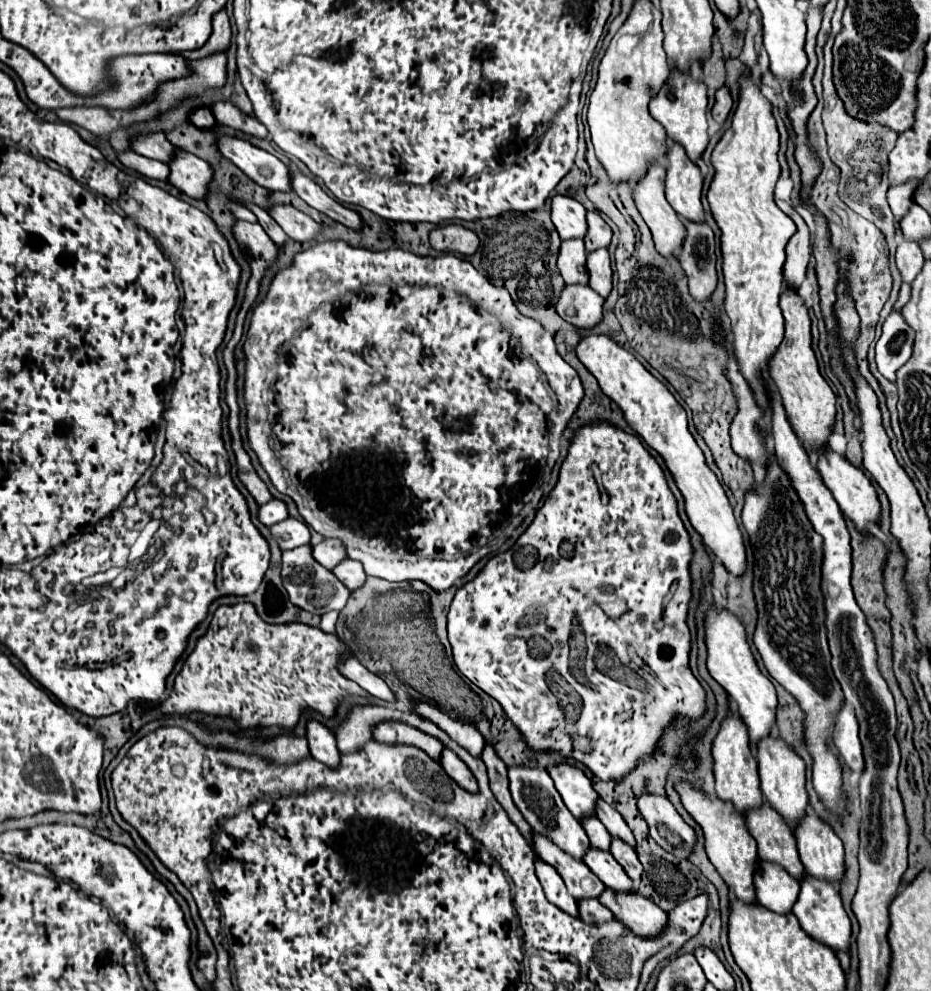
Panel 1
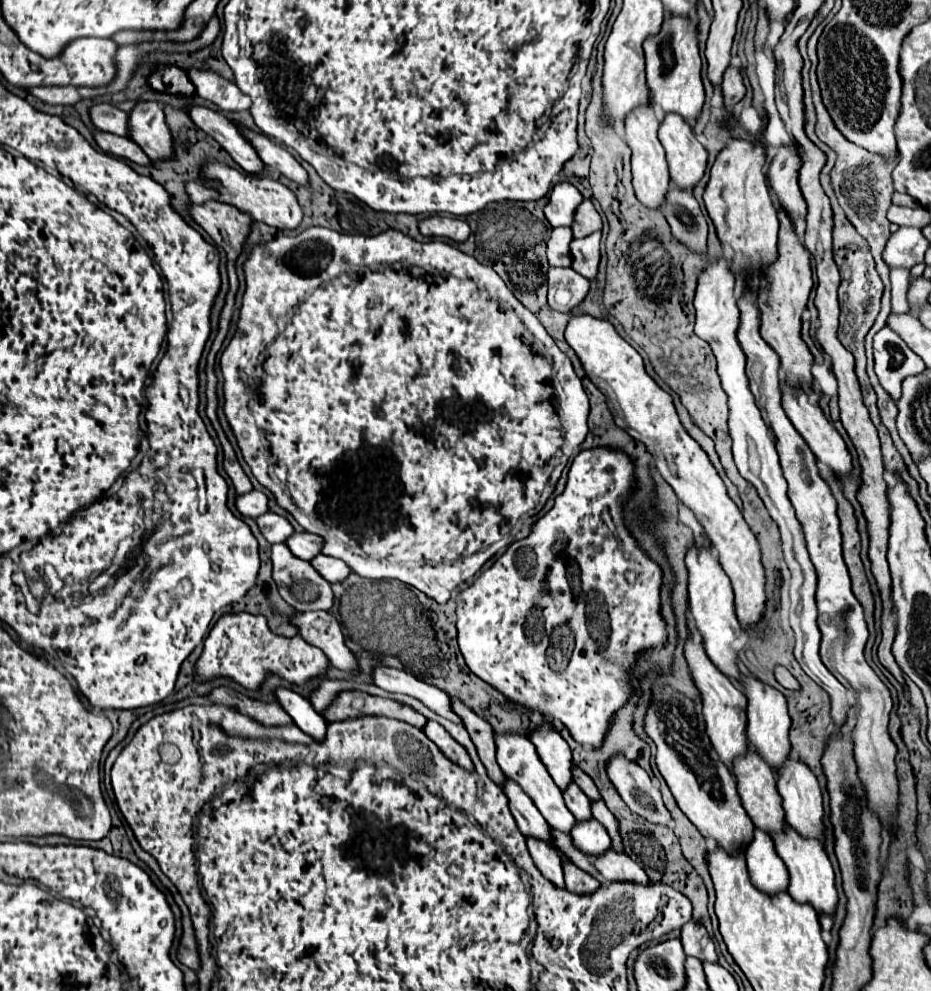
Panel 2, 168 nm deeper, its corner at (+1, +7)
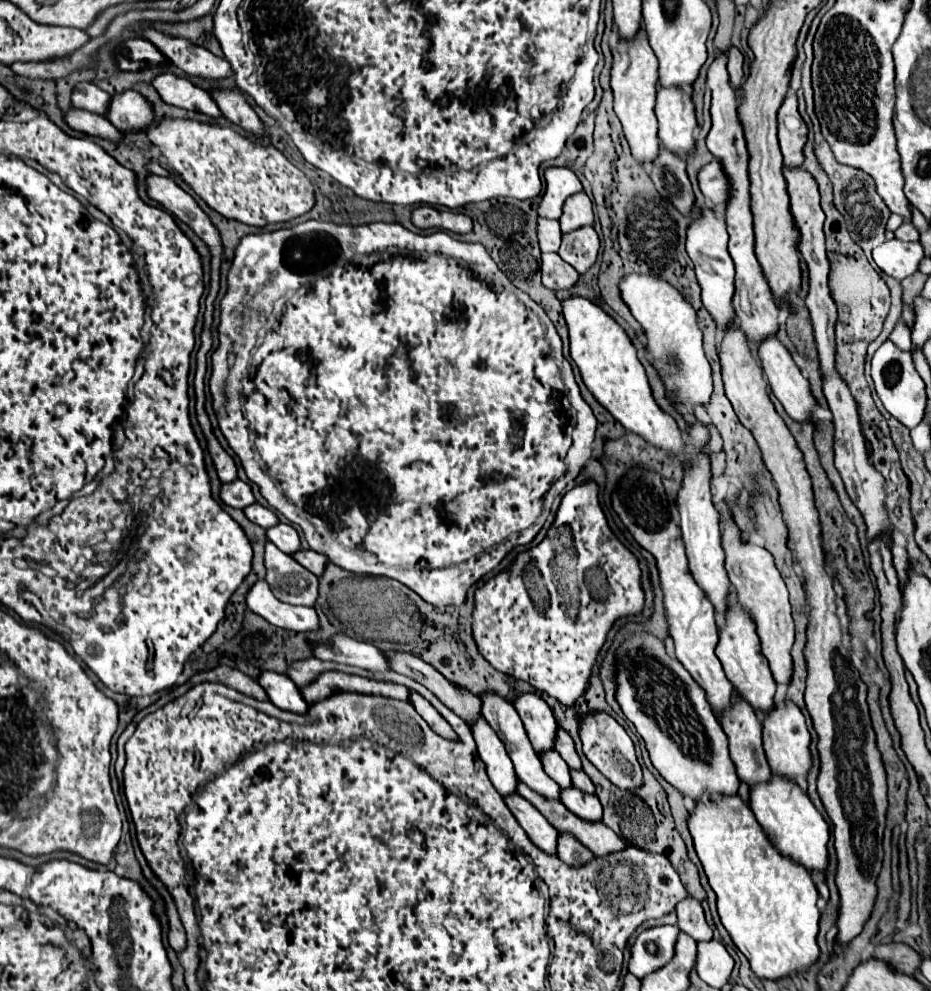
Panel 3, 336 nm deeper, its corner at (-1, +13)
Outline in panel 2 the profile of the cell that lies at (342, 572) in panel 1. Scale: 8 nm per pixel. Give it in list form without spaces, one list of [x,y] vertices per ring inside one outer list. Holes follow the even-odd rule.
[[[316,554],[310,564],[314,566],[314,570],[324,576],[324,580],[328,580],[330,584],[332,582],[342,582],[352,570],[342,562],[342,560],[336,560],[332,556],[324,556],[324,554]]]

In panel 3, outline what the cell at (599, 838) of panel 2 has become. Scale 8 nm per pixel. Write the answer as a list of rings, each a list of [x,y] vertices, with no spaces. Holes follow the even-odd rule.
[[[570,788],[570,792],[562,792],[562,804],[586,822],[602,822],[602,806],[596,796],[586,796],[578,788]]]

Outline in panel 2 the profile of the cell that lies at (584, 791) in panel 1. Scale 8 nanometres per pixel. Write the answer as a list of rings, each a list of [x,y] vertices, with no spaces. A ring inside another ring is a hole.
[[[542,722],[540,730],[532,730],[528,738],[536,746],[540,760],[544,762],[556,786],[564,790],[572,782],[572,754],[566,740],[554,730],[550,722]]]

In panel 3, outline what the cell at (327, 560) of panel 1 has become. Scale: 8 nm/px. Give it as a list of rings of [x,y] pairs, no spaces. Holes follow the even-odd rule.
[[[278,524],[274,528],[268,528],[266,536],[270,542],[274,542],[286,554],[296,554],[302,548],[300,536],[290,524]]]

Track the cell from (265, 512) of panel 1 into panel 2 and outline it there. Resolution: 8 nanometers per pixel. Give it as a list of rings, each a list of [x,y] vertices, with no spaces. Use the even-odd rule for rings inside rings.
[[[250,490],[248,494],[238,494],[236,496],[236,508],[242,516],[258,518],[260,514],[268,512],[266,504],[268,504],[268,498],[258,490]]]

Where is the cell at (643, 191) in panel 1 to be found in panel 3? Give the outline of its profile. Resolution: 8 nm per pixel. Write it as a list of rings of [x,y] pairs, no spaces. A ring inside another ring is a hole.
[[[640,30],[632,42],[616,44],[616,60],[612,64],[610,86],[614,92],[614,112],[624,126],[624,134],[630,144],[632,156],[642,166],[648,168],[660,154],[658,120],[654,114],[656,92],[658,92],[658,60],[646,40],[644,30]]]

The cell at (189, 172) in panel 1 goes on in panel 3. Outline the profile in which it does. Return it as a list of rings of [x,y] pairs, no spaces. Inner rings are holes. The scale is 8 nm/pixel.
[[[136,90],[112,96],[108,120],[122,132],[140,132],[154,122],[152,104]]]

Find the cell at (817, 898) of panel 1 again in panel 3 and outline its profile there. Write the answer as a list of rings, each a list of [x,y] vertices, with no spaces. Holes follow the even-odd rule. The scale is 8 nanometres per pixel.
[[[772,776],[768,784],[760,784],[750,790],[750,808],[768,840],[782,856],[790,858],[794,864],[804,866],[810,874],[826,874],[830,840],[828,824],[814,808],[810,798],[800,790],[800,786],[786,784],[786,780],[780,776]]]

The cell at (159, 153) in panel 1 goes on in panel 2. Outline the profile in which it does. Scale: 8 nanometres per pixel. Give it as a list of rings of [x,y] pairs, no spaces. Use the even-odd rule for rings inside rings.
[[[94,104],[90,110],[90,120],[98,130],[112,132],[118,136],[128,136],[128,114],[112,104]]]

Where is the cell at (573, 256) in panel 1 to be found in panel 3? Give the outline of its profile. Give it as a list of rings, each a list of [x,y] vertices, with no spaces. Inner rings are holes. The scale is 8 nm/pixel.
[[[538,218],[538,242],[542,252],[558,252],[562,240],[562,230],[558,220]]]

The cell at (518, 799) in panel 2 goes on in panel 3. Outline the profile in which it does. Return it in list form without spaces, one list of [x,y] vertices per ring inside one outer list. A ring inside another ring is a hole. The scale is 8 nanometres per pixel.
[[[484,718],[474,722],[470,728],[472,728],[474,740],[478,744],[478,754],[484,760],[490,782],[494,784],[498,794],[504,798],[516,794],[518,776],[514,772],[512,760],[502,744],[502,740],[496,736],[496,732],[490,728],[490,724],[486,724]]]

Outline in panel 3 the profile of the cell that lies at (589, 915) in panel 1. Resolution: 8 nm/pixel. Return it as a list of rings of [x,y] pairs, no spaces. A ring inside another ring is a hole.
[[[560,834],[558,858],[568,866],[586,866],[594,860],[594,854],[588,848],[582,848],[582,844],[578,844],[578,840],[574,840],[572,836]]]

